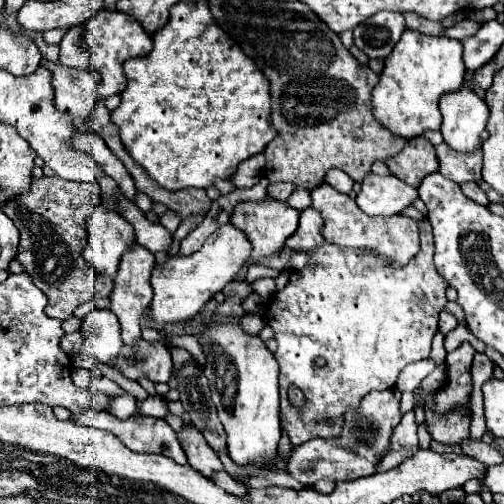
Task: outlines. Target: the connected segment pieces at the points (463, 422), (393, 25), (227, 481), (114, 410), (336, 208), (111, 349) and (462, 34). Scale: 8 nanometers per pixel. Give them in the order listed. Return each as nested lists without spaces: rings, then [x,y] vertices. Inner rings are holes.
[[[429,395],[425,401],[425,415],[427,415],[425,423],[427,423],[427,429],[433,437],[433,441],[443,443],[443,445],[461,445],[461,439],[469,437],[471,419],[465,417],[461,411],[451,411],[451,413],[441,415],[441,417],[435,415],[431,411],[433,397],[435,395]]]
[[[379,11],[369,19],[365,19],[363,23],[359,23],[353,29],[353,37],[355,45],[367,57],[385,59],[393,51],[403,31],[405,31],[405,19],[401,13]]]
[[[223,469],[223,471],[215,471],[215,475],[211,477],[211,481],[213,481],[215,485],[223,487],[223,489],[225,489],[227,493],[231,493],[231,495],[237,495],[237,497],[245,497],[245,495],[247,495],[247,487],[241,485],[241,483],[237,483],[225,469]]]
[[[123,393],[121,397],[113,397],[111,401],[111,415],[119,417],[119,419],[127,419],[131,413],[135,413],[135,397],[129,393]]]
[[[321,183],[311,191],[313,207],[321,211],[323,215],[323,237],[327,243],[333,243],[343,249],[363,249],[363,251],[373,251],[375,255],[381,255],[383,259],[397,261],[401,265],[409,263],[417,253],[419,253],[419,229],[415,219],[405,217],[405,215],[391,215],[391,217],[369,217],[365,215],[357,203],[345,195],[333,189],[329,183]]]
[[[95,307],[87,313],[81,325],[81,335],[85,339],[83,351],[99,363],[109,363],[115,359],[123,347],[119,321],[107,309]]]
[[[463,19],[463,21],[455,23],[453,27],[445,29],[445,37],[461,41],[461,39],[465,39],[465,37],[469,37],[469,35],[475,35],[477,29],[479,29],[479,23],[477,23],[477,21],[473,21],[473,19]]]

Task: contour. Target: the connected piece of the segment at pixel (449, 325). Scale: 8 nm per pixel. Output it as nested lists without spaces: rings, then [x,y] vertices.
[[[442,311],[439,314],[438,330],[443,333],[443,335],[446,335],[448,332],[453,330],[458,324],[459,321],[453,314],[447,311]]]

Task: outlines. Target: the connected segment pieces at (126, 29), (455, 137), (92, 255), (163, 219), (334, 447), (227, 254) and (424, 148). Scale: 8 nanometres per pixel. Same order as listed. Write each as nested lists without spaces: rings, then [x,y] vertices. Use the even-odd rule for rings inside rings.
[[[101,9],[85,23],[81,45],[91,53],[91,65],[101,75],[99,95],[103,95],[103,99],[105,99],[105,97],[117,95],[125,89],[127,79],[123,73],[123,63],[133,57],[145,57],[153,49],[153,39],[143,31],[143,27],[133,17],[119,13],[119,11]]]
[[[467,85],[459,91],[443,95],[439,101],[439,111],[443,115],[441,133],[451,149],[469,153],[479,147],[479,135],[487,123],[487,103],[477,97]]]
[[[97,205],[87,219],[89,243],[85,257],[95,265],[97,271],[105,271],[111,277],[117,273],[121,255],[131,249],[135,233],[129,221],[125,221],[117,211]]]
[[[167,210],[167,212],[159,218],[161,225],[170,232],[175,232],[181,221],[181,217],[171,210]]]
[[[399,389],[367,393],[367,397],[363,397],[363,403],[359,403],[359,411],[349,411],[345,415],[341,435],[331,437],[331,439],[315,437],[311,441],[295,447],[291,451],[291,457],[285,467],[287,473],[291,473],[305,487],[315,485],[319,479],[351,481],[355,477],[373,475],[375,465],[379,465],[381,459],[389,453],[387,439],[391,439],[391,431],[401,421],[399,401],[401,401]]]
[[[219,227],[203,247],[189,257],[169,257],[165,265],[155,265],[151,275],[151,285],[155,291],[151,303],[151,319],[155,323],[177,323],[197,315],[207,301],[221,291],[247,263],[251,255],[251,243],[247,243],[247,235],[237,227]]]
[[[409,139],[403,151],[385,161],[395,177],[417,187],[429,173],[439,171],[439,161],[435,159],[435,147],[425,139]]]

